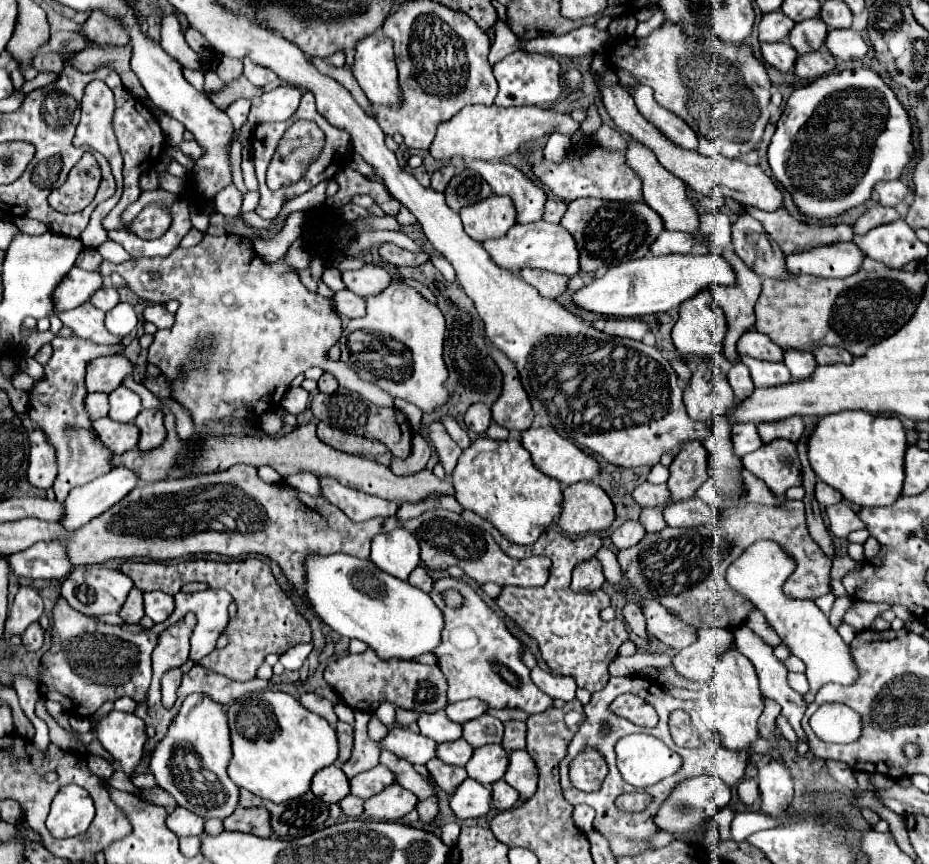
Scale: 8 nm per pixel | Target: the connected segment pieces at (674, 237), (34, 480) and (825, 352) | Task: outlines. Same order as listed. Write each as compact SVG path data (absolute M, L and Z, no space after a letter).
M664 229L660 237L652 245L654 255L688 254L703 251L705 248L694 243L693 238L687 238L687 233Z
M38 427L30 433L30 467L28 467L28 481L38 489L50 489L58 467L54 465L54 449L46 443L46 435L38 431Z
M818 347L818 351L814 351L814 357L816 357L818 365L852 363L852 359L854 359L846 349L840 349L840 347Z

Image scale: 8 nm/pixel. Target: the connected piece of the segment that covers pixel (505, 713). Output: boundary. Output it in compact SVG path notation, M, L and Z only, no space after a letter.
M504 707L504 709L490 709L488 713L494 715L494 717L498 717L502 723L506 723L506 721L510 721L510 719L522 719L522 721L526 721L526 719L530 717L526 711L522 711L522 709L510 709L510 707Z

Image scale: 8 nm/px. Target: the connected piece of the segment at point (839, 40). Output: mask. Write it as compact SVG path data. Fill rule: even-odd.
M832 29L826 39L830 53L842 61L862 59L868 51L866 41L854 29Z

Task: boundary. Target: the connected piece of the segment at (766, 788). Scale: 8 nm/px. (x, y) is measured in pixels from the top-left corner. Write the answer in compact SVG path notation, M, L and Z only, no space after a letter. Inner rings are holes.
M772 757L768 759L766 765L758 767L758 783L760 783L760 791L762 791L762 811L766 811L768 815L780 815L792 801L794 795L794 779L790 769L784 765L782 757Z

